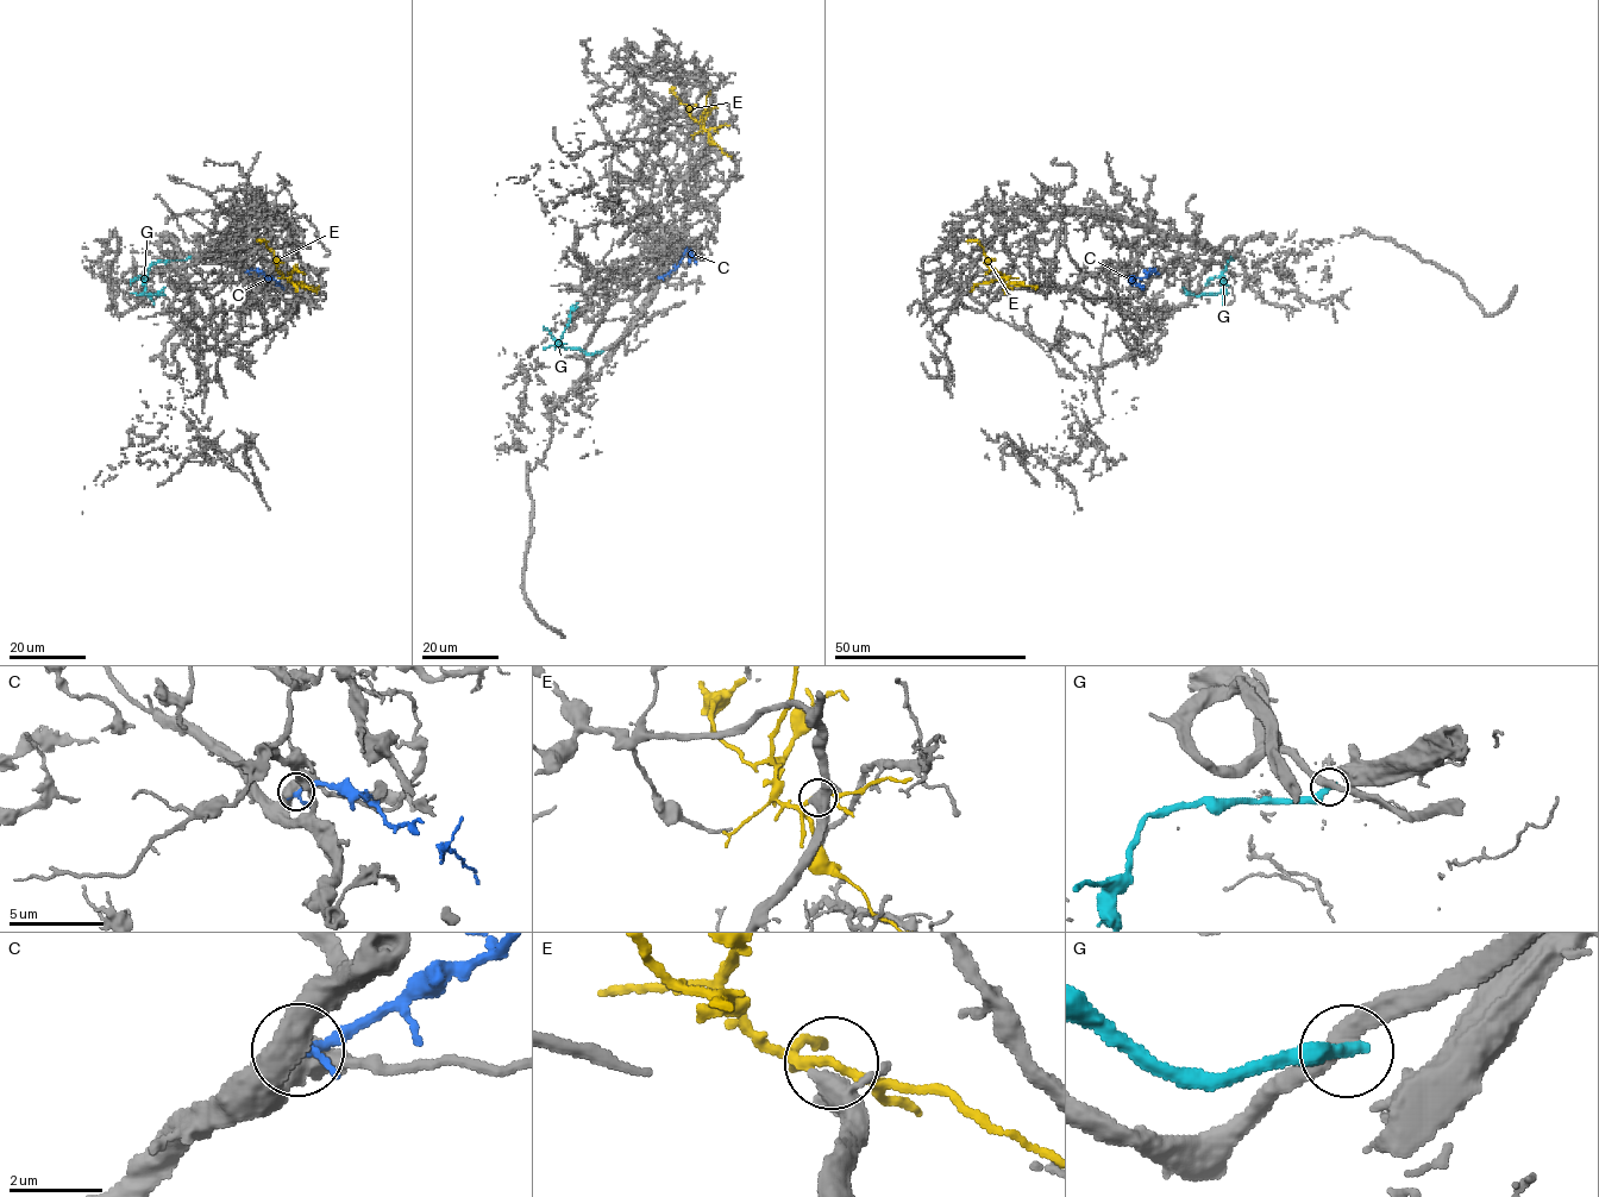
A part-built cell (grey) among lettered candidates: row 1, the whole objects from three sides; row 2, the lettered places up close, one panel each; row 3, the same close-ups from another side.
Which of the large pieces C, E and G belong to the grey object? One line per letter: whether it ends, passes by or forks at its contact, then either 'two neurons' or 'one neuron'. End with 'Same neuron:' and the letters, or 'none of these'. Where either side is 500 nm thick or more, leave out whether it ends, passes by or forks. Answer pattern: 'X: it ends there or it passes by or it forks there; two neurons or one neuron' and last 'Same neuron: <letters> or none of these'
C: two neurons
E: it passes by; one neuron
G: it ends there; two neurons
Same neuron: E

